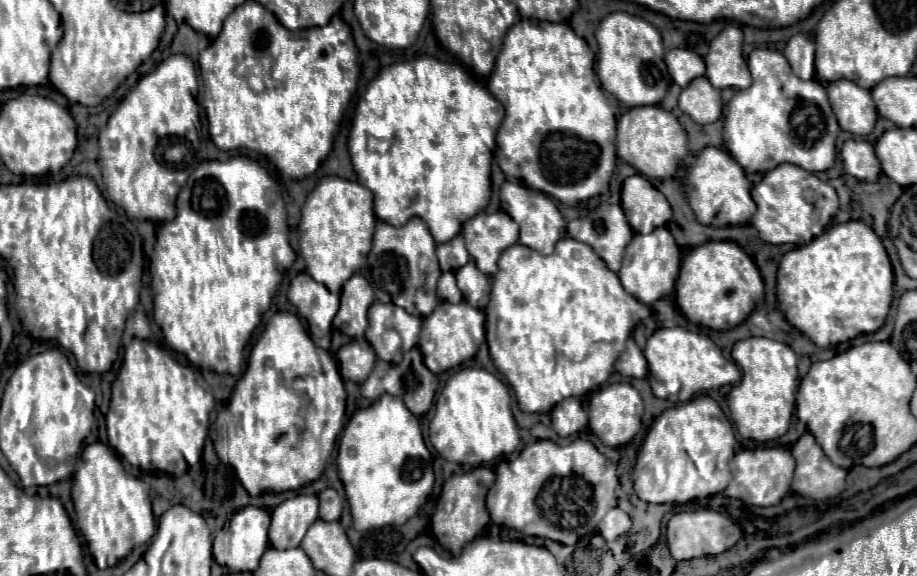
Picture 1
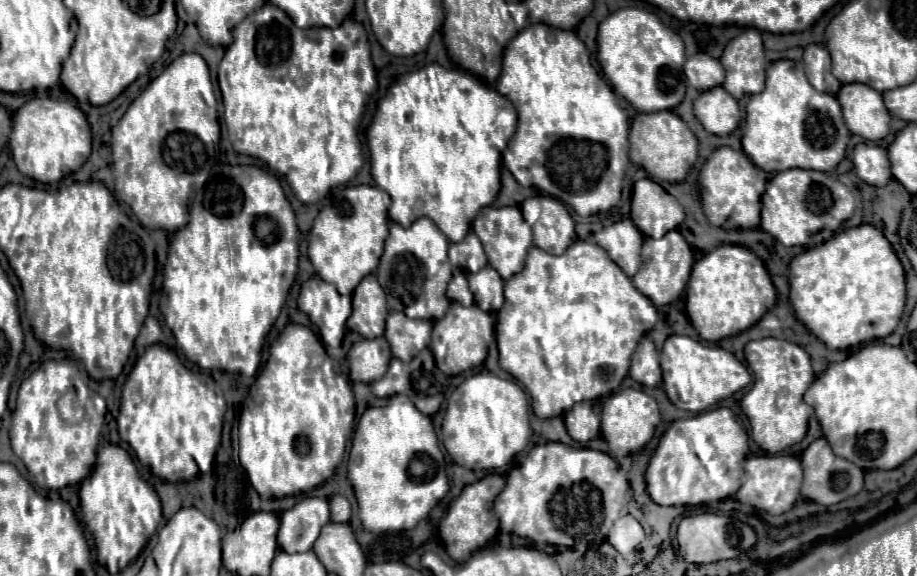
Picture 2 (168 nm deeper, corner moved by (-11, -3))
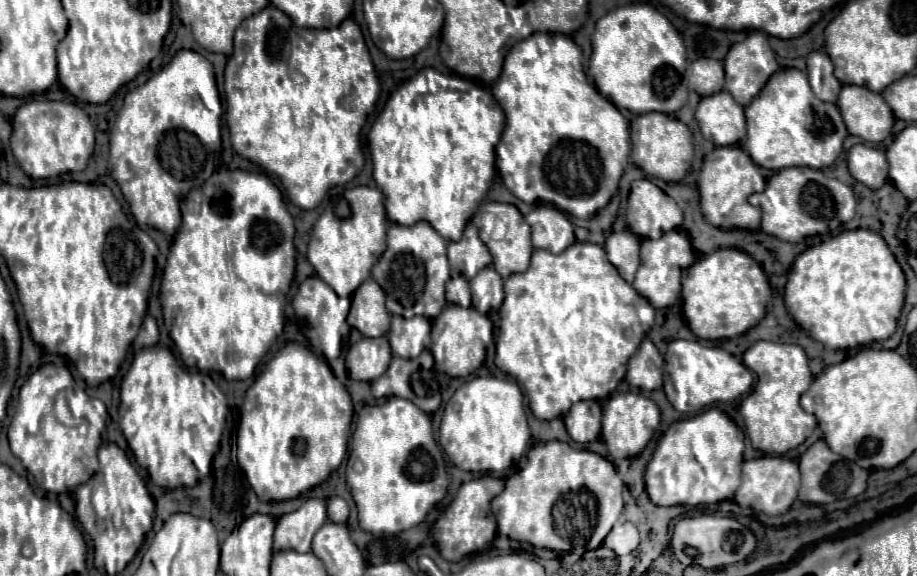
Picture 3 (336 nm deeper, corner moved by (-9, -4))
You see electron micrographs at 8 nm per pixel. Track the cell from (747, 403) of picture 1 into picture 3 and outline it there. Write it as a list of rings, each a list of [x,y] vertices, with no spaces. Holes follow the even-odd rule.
[[[758,341],[743,354],[743,363],[757,378],[754,391],[739,407],[746,433],[758,451],[768,455],[782,455],[804,443],[816,427],[816,417],[800,407],[800,395],[810,387],[812,373],[808,369],[806,353],[800,345]]]

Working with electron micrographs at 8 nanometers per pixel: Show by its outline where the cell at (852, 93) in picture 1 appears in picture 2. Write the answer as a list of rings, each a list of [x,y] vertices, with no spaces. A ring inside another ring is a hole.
[[[844,84],[836,94],[844,122],[852,134],[866,140],[882,140],[888,134],[890,116],[876,90],[862,84]]]

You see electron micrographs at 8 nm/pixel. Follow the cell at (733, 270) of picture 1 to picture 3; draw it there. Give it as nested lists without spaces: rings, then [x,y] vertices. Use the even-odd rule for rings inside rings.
[[[718,249],[698,259],[692,267],[686,267],[682,275],[684,319],[692,333],[702,339],[730,339],[746,333],[764,317],[771,295],[771,288],[762,266],[740,249]]]

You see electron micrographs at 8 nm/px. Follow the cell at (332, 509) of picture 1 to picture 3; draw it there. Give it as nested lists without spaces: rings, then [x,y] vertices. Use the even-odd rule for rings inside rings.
[[[330,497],[328,499],[328,519],[334,523],[346,523],[348,503],[342,497]]]

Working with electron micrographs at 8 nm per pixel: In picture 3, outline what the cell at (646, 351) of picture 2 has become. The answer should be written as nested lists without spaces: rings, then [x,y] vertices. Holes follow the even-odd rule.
[[[646,337],[640,349],[628,361],[626,381],[642,391],[654,391],[662,387],[662,367],[664,359],[656,345]]]

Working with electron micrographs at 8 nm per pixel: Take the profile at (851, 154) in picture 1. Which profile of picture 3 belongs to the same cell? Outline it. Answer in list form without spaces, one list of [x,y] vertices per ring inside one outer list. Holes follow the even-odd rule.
[[[858,143],[848,151],[850,175],[870,189],[878,189],[888,181],[888,161],[884,151]]]

